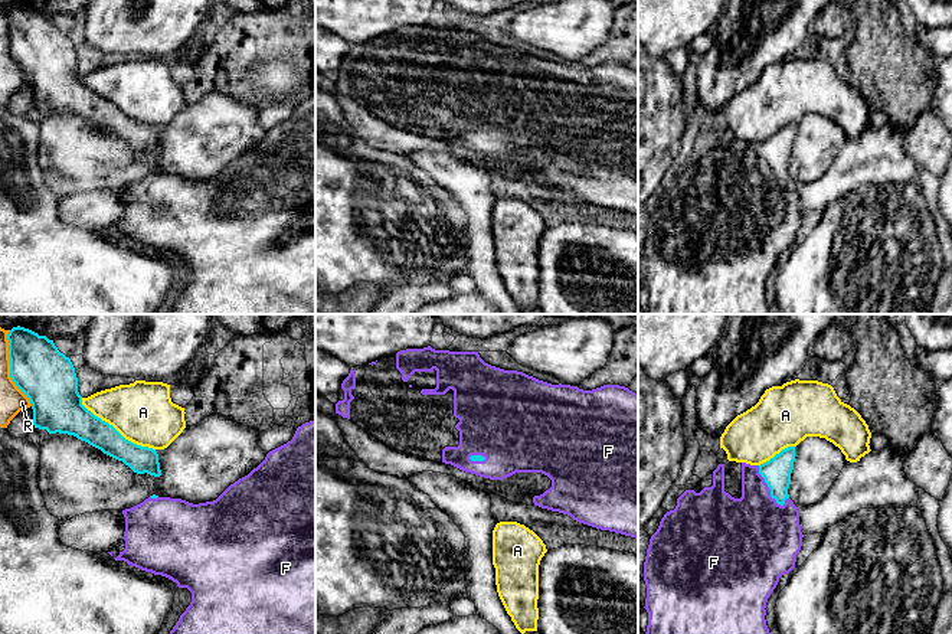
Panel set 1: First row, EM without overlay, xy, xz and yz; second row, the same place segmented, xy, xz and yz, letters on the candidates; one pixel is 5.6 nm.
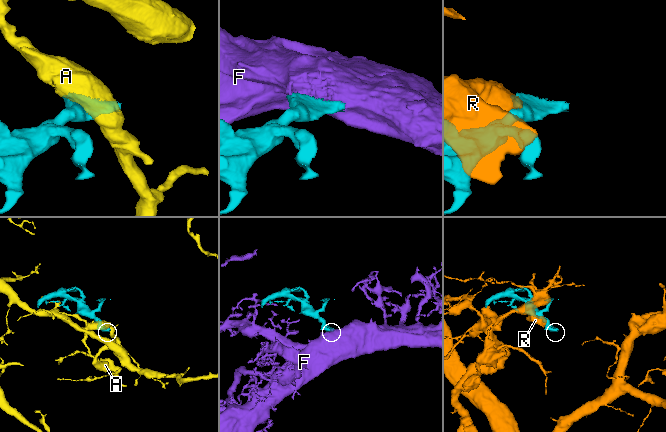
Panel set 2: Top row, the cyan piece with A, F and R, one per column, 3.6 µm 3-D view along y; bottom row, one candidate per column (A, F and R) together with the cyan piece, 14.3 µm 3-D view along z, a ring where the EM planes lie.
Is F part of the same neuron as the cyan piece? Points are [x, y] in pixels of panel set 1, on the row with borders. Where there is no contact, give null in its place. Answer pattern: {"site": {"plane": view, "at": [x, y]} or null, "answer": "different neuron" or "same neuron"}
{"site": {"plane": "yz", "at": [768, 486]}, "answer": "same neuron"}

